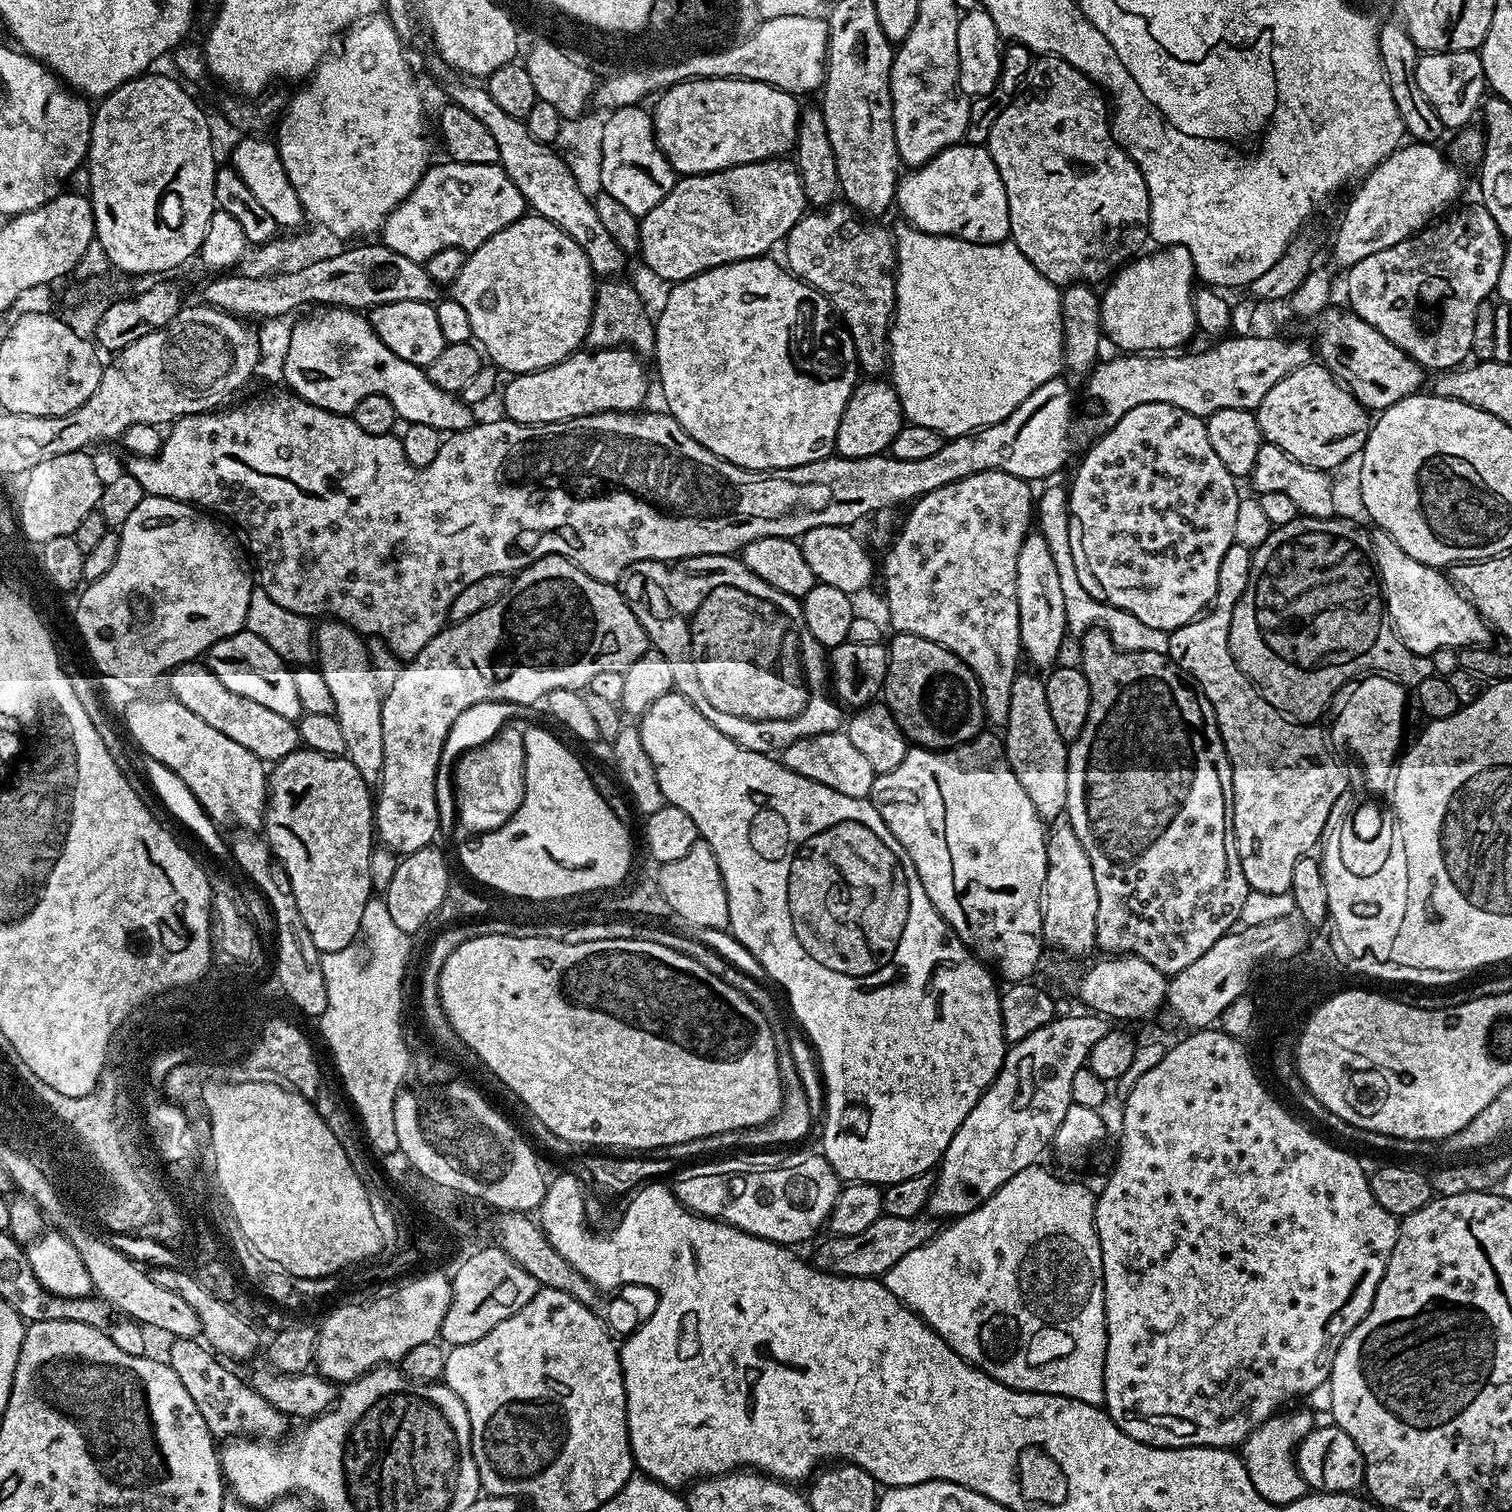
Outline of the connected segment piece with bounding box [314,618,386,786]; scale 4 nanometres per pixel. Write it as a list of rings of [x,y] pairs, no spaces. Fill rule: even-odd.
[[[325,619],[324,624],[315,629],[314,632],[314,656],[318,661],[318,667],[322,678],[326,680],[326,687],[330,690],[330,698],[334,698],[334,715],[338,726],[342,726],[342,735],[346,737],[346,758],[362,774],[362,778],[370,786],[380,783],[382,774],[382,762],[385,758],[384,740],[382,738],[382,686],[380,688],[381,677],[377,669],[372,667],[370,659],[370,648],[365,637],[359,632],[355,632],[349,624],[342,624],[338,620]]]

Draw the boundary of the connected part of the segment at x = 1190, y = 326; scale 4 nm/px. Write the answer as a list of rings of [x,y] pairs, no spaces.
[[[1180,244],[1155,249],[1156,252],[1141,255],[1129,261],[1109,281],[1106,292],[1101,295],[1100,322],[1103,335],[1116,344],[1119,351],[1128,354],[1172,352],[1197,333],[1195,289],[1196,275],[1190,252]]]

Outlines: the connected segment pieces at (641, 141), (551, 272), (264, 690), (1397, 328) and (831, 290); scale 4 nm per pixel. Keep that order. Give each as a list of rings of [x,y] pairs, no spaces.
[[[644,106],[617,108],[607,113],[607,122],[602,139],[602,180],[603,192],[610,198],[618,198],[630,214],[642,217],[670,190],[678,179],[678,173],[670,166],[670,162],[662,154],[656,141],[656,130],[652,127],[653,113]]]
[[[525,214],[519,220],[515,220],[510,226],[498,230],[498,234],[486,238],[486,242],[482,242],[482,246],[471,249],[467,253],[464,265],[462,266],[462,274],[458,274],[458,278],[454,278],[454,282],[450,285],[450,298],[454,302],[458,302],[458,306],[465,308],[466,315],[470,318],[470,330],[472,331],[475,343],[482,349],[483,355],[501,373],[519,374],[522,372],[537,372],[543,368],[549,368],[558,362],[562,362],[567,356],[572,355],[572,353],[581,351],[582,345],[588,339],[588,327],[590,326],[592,311],[594,310],[597,287],[597,277],[593,273],[590,262],[582,250],[582,246],[578,246],[578,242],[574,242],[574,238],[570,238],[570,234],[566,234],[566,230],[554,226],[554,222],[550,222],[546,218],[535,214]]]
[[[245,630],[214,642],[214,646],[207,650],[206,663],[226,690],[234,690],[234,694],[242,694],[242,698],[251,698],[253,702],[282,714],[282,718],[299,721],[304,707],[298,700],[298,689],[294,687],[293,669],[274,654],[266,642],[262,642],[258,634]]]
[[[1473,202],[1469,208],[1460,208],[1457,212],[1449,211],[1443,218],[1428,224],[1415,235],[1407,237],[1404,241],[1398,242],[1397,245],[1390,246],[1389,249],[1379,250],[1378,253],[1372,254],[1368,258],[1363,258],[1352,268],[1347,269],[1348,276],[1348,300],[1351,311],[1362,317],[1374,330],[1378,330],[1394,346],[1401,348],[1410,358],[1414,358],[1426,370],[1447,370],[1463,365],[1469,359],[1474,342],[1474,318],[1478,314],[1478,306],[1485,303],[1497,291],[1499,282],[1499,272],[1502,270],[1503,258],[1505,256],[1506,238],[1498,230],[1498,225],[1494,223],[1494,218],[1490,218],[1490,210],[1486,210],[1483,204]]]
[[[847,202],[809,211],[783,241],[783,259],[788,271],[806,281],[828,299],[841,320],[843,331],[856,347],[861,373],[876,378],[889,367],[888,334],[896,311],[896,246],[894,236],[880,225],[861,218]]]

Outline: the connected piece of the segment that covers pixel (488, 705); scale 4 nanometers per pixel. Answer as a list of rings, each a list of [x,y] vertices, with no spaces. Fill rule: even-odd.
[[[480,702],[470,706],[458,716],[457,721],[450,728],[447,735],[446,745],[442,750],[442,758],[438,764],[438,774],[435,775],[435,800],[439,812],[439,824],[441,837],[450,835],[456,830],[455,819],[455,791],[454,791],[454,769],[461,752],[476,748],[485,744],[494,737],[510,721],[512,722],[536,722],[540,716],[541,709],[535,704],[504,703],[504,702]],[[512,719],[512,720],[509,720]],[[528,720],[528,721],[520,721]]]

